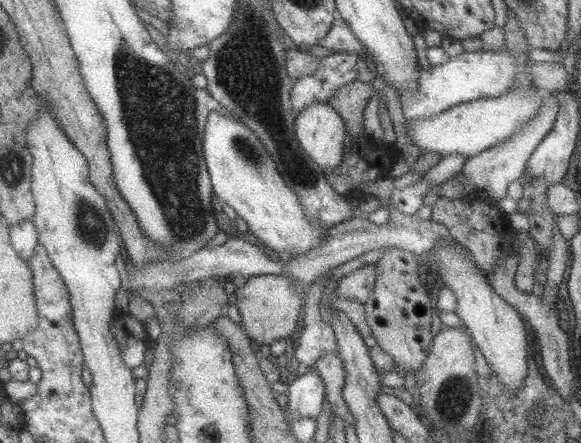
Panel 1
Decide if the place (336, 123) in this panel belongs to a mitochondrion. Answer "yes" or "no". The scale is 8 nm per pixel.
no

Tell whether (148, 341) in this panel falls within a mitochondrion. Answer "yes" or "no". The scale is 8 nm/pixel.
no

